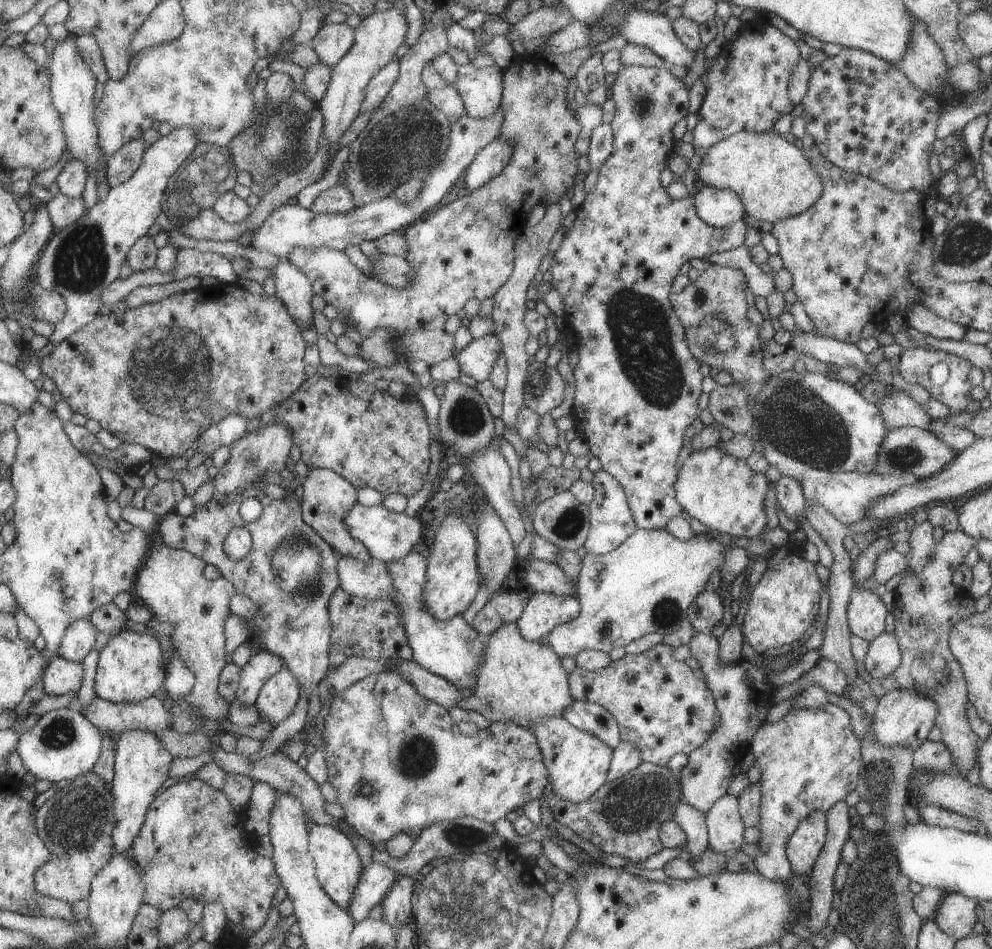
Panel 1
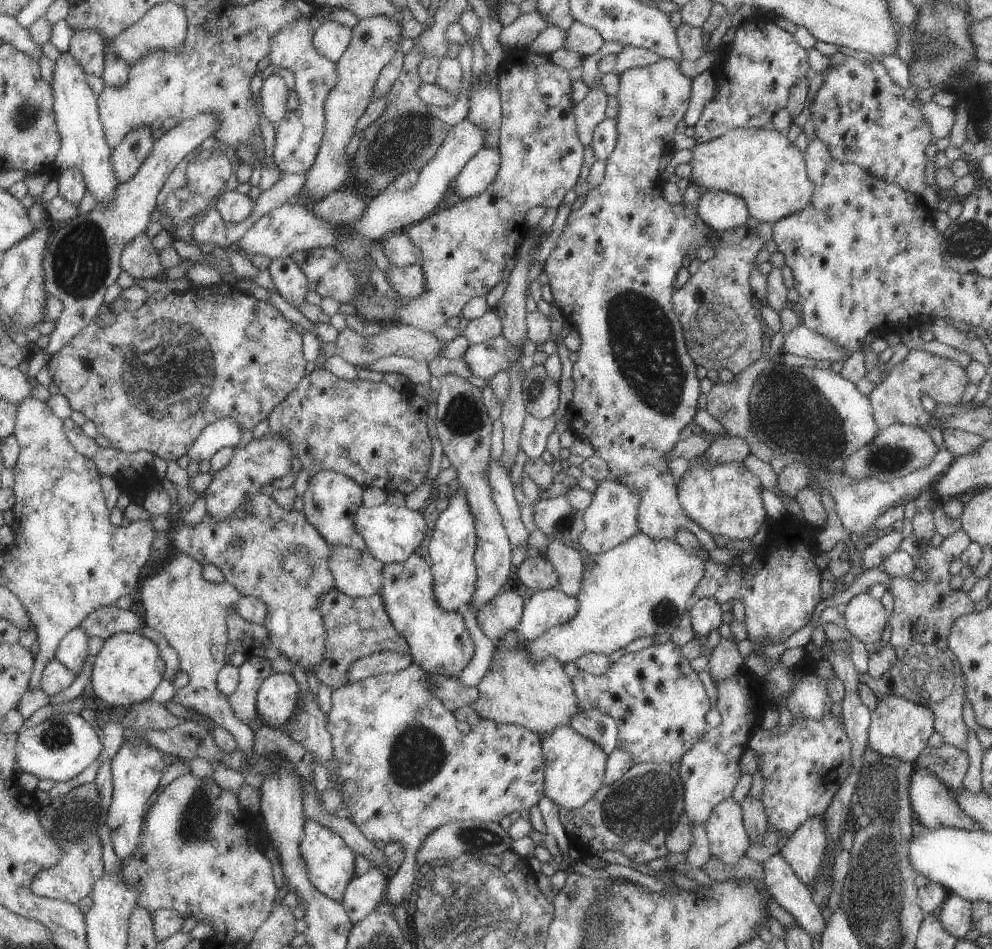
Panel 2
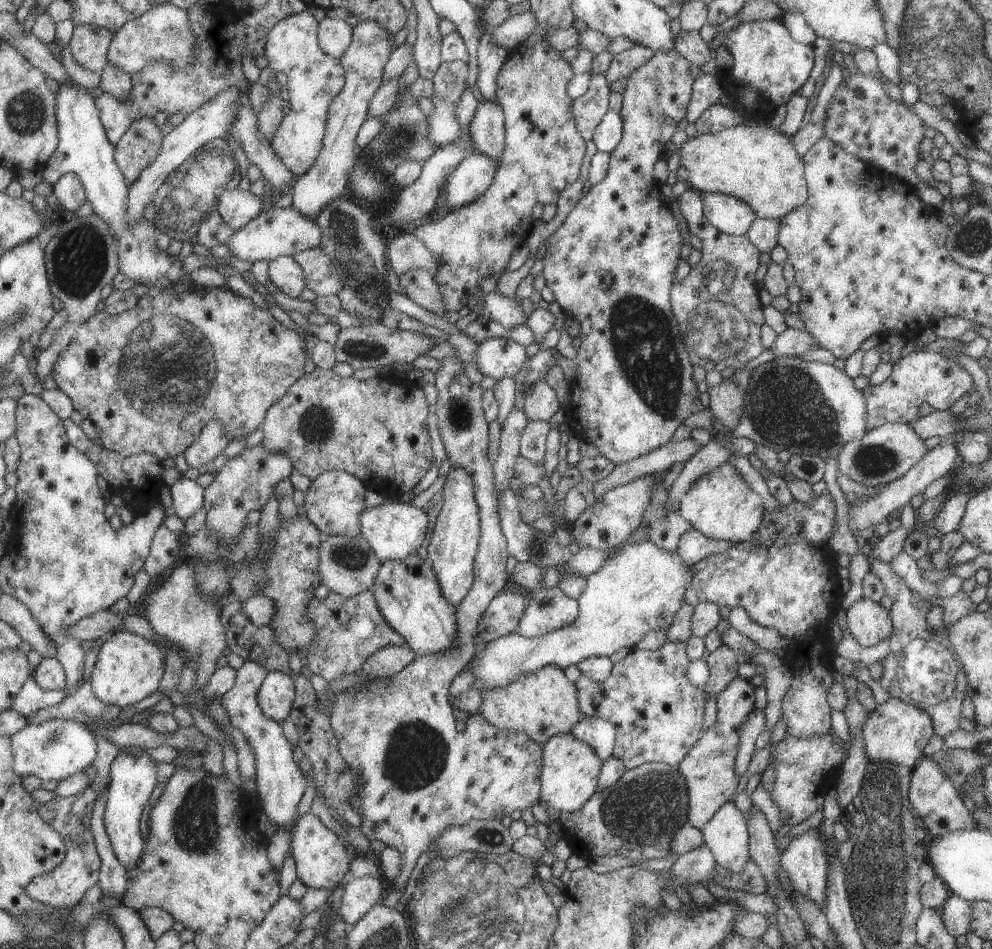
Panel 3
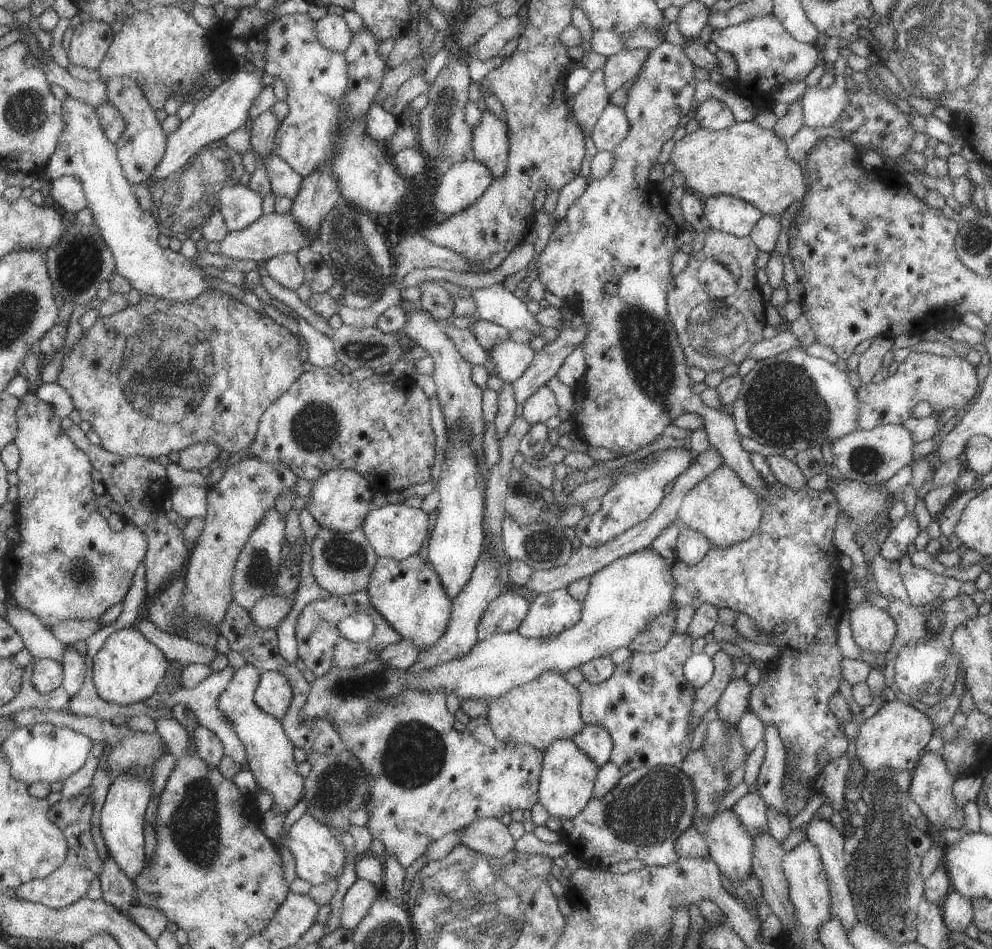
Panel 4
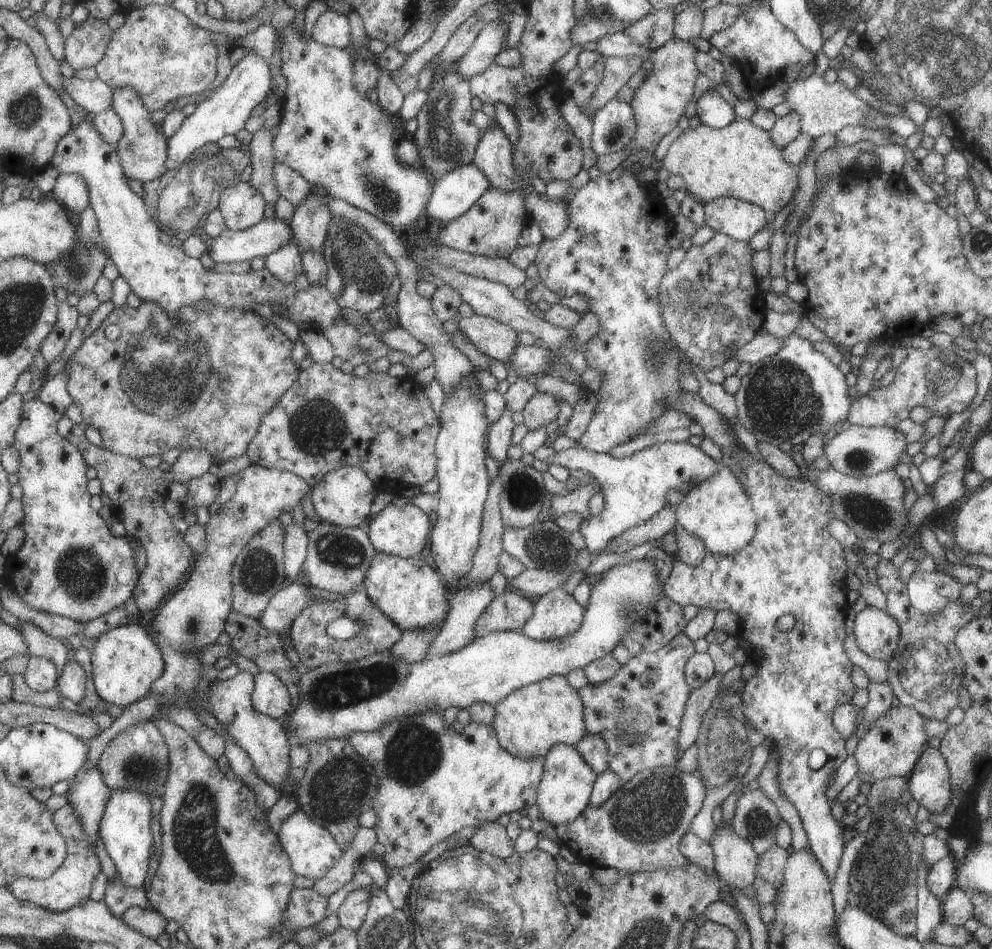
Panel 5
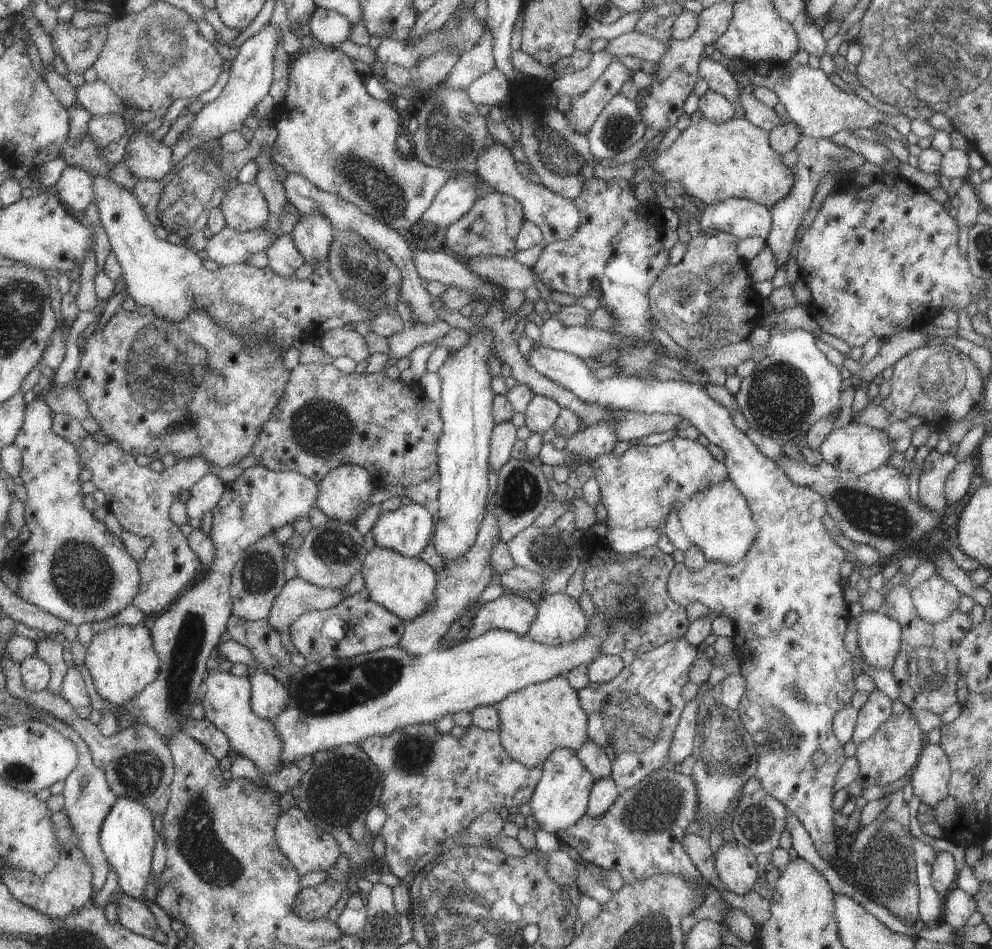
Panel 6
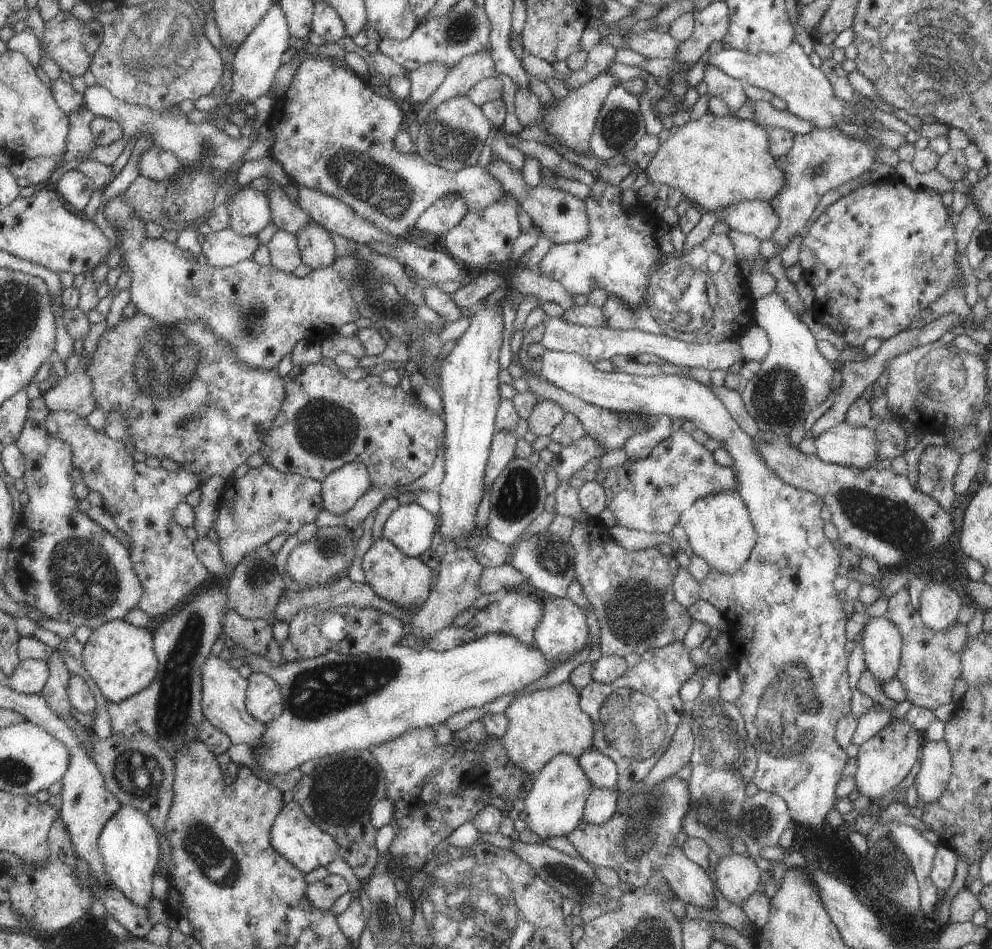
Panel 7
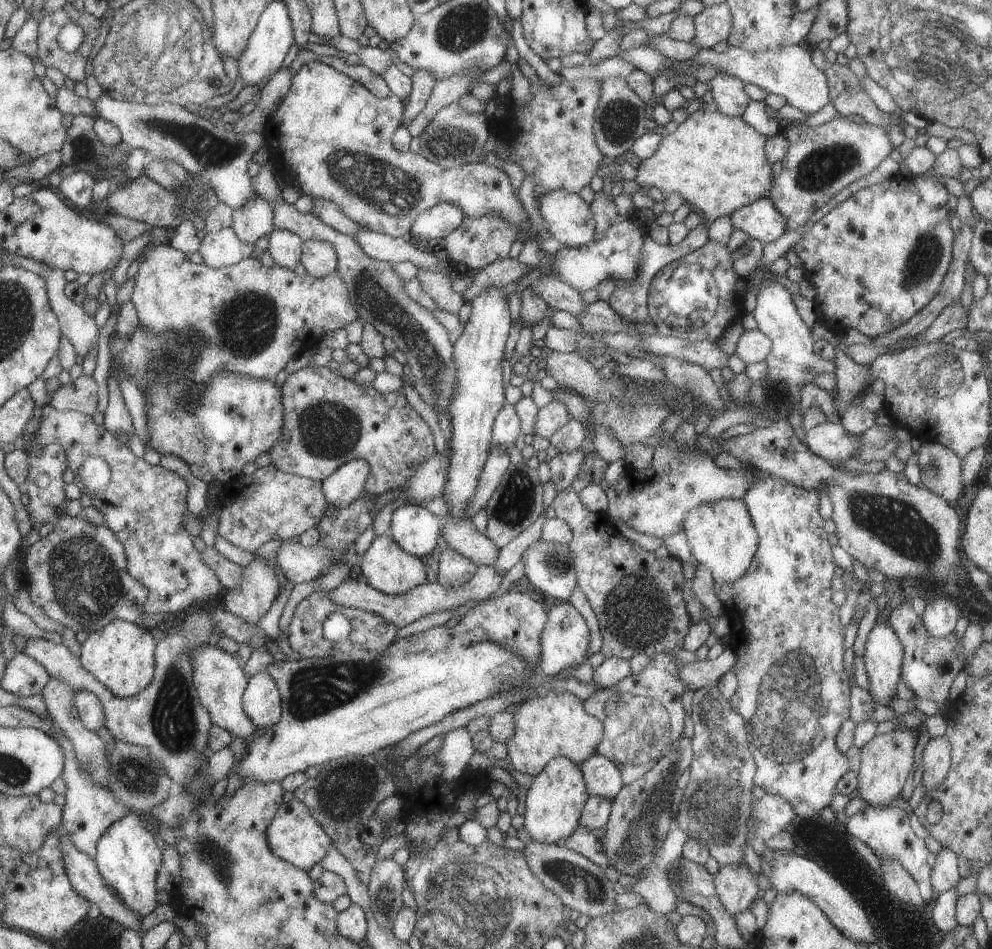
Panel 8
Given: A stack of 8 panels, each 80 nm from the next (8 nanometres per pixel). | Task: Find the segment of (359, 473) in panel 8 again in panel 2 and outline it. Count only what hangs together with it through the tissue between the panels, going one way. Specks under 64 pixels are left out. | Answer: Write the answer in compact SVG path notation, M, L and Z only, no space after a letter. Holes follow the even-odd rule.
M322 470L313 474L307 480L302 499L302 513L307 522L315 527L320 535L330 545L351 547L360 551L366 549L366 543L362 536L357 533L354 526L354 518L357 510L362 506L361 492L363 488L347 475L335 471Z

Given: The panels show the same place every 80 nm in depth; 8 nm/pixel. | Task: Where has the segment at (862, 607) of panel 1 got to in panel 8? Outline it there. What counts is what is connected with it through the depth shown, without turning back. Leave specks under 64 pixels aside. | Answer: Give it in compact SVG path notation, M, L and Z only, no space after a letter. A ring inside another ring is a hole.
M877 622L870 629L862 657L869 683L867 692L880 705L887 704L895 694L899 666L902 666L901 652L898 635L890 626Z

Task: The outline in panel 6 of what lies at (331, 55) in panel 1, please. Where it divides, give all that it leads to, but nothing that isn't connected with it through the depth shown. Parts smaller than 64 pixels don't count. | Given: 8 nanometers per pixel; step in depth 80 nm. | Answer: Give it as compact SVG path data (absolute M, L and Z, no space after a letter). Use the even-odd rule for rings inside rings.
M316 6L307 22L315 44L335 47L350 35L350 22L330 8Z

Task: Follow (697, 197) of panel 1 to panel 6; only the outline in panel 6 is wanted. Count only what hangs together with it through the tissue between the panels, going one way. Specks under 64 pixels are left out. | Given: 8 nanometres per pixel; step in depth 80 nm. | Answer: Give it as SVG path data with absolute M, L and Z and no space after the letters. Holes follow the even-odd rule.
M726 198L702 206L699 218L701 235L707 230L717 230L734 236L737 240L759 237L765 240L771 226L771 210L749 199Z

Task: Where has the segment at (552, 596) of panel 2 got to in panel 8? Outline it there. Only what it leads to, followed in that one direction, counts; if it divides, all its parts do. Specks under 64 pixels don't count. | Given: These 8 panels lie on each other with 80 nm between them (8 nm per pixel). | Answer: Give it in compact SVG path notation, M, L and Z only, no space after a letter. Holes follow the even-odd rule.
M550 601L549 620L540 634L541 656L538 658L538 672L554 676L570 666L579 666L583 659L587 660L586 650L589 644L589 629L585 619L567 601Z

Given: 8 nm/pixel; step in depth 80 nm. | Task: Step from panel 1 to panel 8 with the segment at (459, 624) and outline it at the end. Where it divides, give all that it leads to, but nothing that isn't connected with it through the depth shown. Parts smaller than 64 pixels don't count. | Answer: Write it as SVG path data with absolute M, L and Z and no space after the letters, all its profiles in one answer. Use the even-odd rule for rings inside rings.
M389 534L377 535L360 557L360 572L363 580L379 592L400 595L425 583L425 568L419 558L407 554Z

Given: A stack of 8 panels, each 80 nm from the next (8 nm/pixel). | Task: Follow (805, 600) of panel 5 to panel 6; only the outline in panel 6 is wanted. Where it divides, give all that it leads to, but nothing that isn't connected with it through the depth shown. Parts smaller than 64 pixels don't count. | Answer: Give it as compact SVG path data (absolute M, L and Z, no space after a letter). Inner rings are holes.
M543 345L535 350L529 349L526 357L530 367L567 387L583 402L613 411L680 416L683 420L689 420L690 425L698 430L698 434L703 434L708 442L722 449L726 476L742 491L743 498L749 503L750 514L757 527L754 542L746 554L734 563L706 561L696 571L689 570L683 563L675 563L667 582L667 592L679 606L685 607L690 602L700 602L707 606L714 616L722 614L734 622L734 653L740 662L739 674L743 675L745 683L745 690L736 711L740 714L746 731L755 739L755 744L760 746L759 770L755 773L755 778L769 796L778 800L787 811L799 819L818 855L825 862L831 860L837 848L833 836L833 778L846 758L843 755L843 744L834 733L833 718L838 710L849 705L851 694L855 693L855 684L851 668L853 656L843 646L847 606L843 601L842 587L839 585L839 566L843 564L847 552L833 542L833 538L821 524L821 516L825 514L822 495L811 487L791 482L773 460L768 459L749 441L744 432L735 428L727 409L709 398L699 383L687 384L685 381L659 379L647 381L617 374L600 382L579 357L565 351L545 348ZM789 610L797 613L797 621L788 628L783 625L782 619ZM814 750L822 750L826 756L825 762L819 768L813 768L809 759Z

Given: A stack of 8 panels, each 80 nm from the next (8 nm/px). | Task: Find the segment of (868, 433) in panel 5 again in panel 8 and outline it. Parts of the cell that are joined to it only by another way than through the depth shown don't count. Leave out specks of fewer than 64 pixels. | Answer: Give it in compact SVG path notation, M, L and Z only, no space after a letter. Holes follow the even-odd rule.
M821 423L812 427L804 434L803 444L823 460L843 462L856 456L862 439L857 435L849 434L840 423Z

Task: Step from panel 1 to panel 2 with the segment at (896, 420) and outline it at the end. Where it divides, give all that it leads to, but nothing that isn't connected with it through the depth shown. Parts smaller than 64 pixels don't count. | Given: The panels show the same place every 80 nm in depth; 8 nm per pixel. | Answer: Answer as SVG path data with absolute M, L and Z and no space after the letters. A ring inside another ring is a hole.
M909 349L901 362L895 364L888 376L877 384L867 395L874 409L874 421L880 429L892 424L925 427L931 414L923 409L923 398L930 396L935 404L954 405L959 403L961 392L967 386L965 370L957 361L952 361L933 353Z

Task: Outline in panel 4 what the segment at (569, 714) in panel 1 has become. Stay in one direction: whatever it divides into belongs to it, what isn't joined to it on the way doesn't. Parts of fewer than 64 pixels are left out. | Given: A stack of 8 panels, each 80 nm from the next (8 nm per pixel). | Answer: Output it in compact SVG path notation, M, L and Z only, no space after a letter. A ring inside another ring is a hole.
M584 724L572 741L599 767L610 760L612 738L604 726Z

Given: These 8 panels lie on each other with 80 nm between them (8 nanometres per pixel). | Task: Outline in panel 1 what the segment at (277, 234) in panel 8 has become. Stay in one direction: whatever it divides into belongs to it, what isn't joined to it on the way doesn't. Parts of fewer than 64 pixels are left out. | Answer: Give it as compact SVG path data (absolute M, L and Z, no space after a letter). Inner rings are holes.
M285 258L273 268L274 287L276 296L282 300L286 307L286 311L300 328L309 328L311 324L311 294L313 294L312 286L307 282L308 278L302 271L297 270Z

